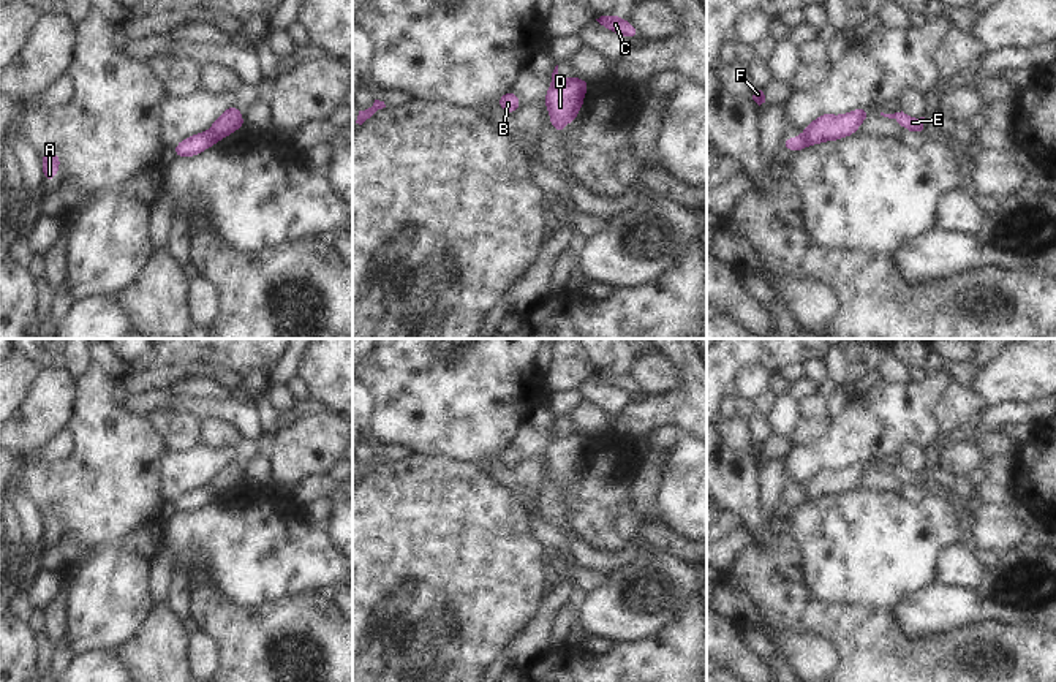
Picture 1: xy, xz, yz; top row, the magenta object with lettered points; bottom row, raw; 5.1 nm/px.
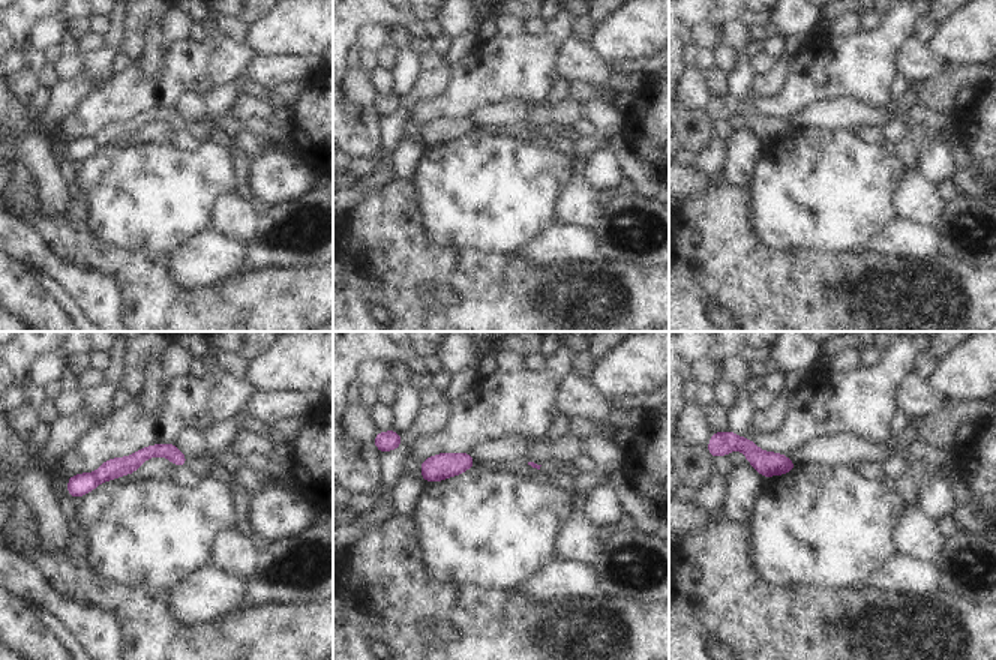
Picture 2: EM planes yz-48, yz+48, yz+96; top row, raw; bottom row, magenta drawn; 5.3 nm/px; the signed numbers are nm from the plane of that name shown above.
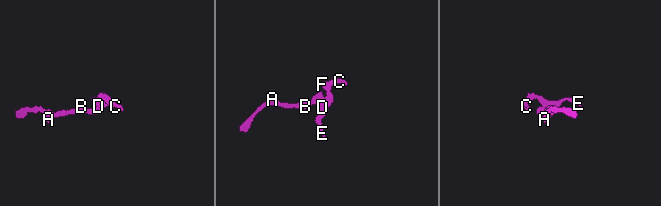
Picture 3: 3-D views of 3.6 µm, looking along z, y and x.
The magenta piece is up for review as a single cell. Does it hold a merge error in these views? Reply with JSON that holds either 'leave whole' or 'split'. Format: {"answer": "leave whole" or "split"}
{"answer": "split"}

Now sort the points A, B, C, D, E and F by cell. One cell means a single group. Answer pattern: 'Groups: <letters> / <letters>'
Groups: A B / C D E F.

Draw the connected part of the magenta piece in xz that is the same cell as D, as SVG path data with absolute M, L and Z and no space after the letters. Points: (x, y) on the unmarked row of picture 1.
M569 430L560 440L552 440L547 445L544 456L550 468L550 478L556 487L563 487L564 481L579 472L590 440L577 430Z

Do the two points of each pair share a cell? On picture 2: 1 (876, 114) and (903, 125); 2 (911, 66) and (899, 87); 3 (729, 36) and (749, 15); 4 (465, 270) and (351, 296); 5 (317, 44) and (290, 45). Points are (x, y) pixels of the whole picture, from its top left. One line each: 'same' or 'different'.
1: different
2: different
3: different
4: same
5: same

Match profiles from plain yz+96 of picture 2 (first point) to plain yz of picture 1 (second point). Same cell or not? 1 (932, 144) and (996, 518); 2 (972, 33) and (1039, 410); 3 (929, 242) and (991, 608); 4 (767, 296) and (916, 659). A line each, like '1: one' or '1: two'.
1: one
2: two
3: two
4: one

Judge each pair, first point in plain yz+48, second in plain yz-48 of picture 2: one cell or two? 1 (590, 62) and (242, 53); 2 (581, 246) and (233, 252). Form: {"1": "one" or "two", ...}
{"1": "one", "2": "one"}

